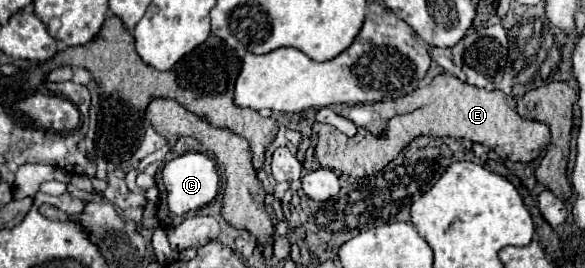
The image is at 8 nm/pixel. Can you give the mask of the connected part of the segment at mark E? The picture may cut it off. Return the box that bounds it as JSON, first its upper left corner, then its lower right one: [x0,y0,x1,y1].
[314,73,550,177]

